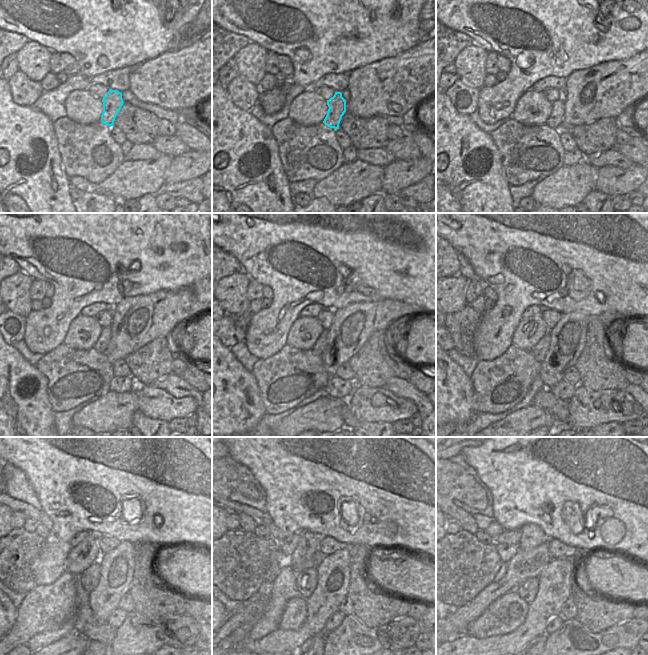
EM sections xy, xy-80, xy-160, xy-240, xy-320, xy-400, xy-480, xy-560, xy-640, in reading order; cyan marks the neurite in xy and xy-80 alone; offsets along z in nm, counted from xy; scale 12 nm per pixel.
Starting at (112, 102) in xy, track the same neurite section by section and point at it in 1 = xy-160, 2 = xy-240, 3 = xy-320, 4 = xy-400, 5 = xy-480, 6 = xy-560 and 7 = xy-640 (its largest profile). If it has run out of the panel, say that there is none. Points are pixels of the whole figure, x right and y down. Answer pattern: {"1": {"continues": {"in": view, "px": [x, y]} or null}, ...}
{"1": {"continues": {"in": "xy-160", "px": [554, 121]}}, "2": {"continues": {"in": "xy-240", "px": [101, 344]}}, "3": {"continues": {"in": "xy-320", "px": [320, 345]}}, "4": {"continues": {"in": "xy-400", "px": [539, 351]}}, "5": {"continues": {"in": "xy-480", "px": [85, 582]}}, "6": {"continues": {"in": "xy-560", "px": [306, 581]}}, "7": {"continues": {"in": "xy-640", "px": [527, 590]}}}

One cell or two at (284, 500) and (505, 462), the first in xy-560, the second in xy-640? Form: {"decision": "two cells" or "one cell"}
{"decision": "one cell"}

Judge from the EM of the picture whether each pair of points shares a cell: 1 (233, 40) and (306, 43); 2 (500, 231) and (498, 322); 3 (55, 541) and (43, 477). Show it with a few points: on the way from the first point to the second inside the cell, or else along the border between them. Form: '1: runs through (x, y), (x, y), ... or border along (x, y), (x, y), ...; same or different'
1: border along (228, 32), (245, 35), (251, 41); different
2: runs through (500, 254), (498, 260), (503, 269), (503, 299); same
3: runs through (58, 525), (58, 519), (54, 515), (52, 493); same

